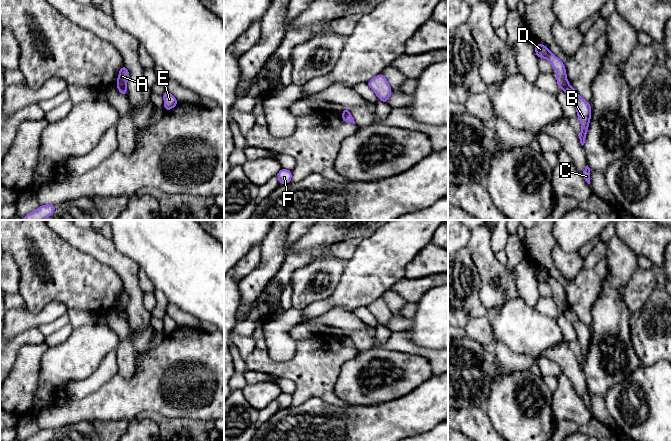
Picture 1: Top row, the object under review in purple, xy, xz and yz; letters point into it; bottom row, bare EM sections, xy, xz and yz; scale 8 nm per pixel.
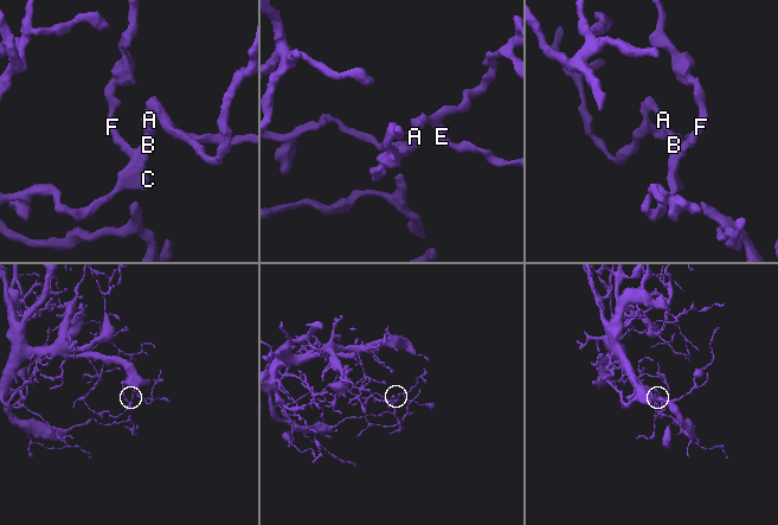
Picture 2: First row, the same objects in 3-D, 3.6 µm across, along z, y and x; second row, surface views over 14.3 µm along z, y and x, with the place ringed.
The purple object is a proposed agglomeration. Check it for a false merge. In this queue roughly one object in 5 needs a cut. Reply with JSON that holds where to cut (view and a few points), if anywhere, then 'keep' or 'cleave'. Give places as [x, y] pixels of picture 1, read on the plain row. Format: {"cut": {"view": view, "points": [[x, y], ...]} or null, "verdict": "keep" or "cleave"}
{"cut": {"view": "xy", "points": [[118, 309], [125, 310]]}, "verdict": "cleave"}

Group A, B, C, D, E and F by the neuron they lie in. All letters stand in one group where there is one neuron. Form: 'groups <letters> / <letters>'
groups A D E / B C F

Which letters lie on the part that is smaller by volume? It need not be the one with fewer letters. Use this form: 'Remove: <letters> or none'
Remove: A, D, E

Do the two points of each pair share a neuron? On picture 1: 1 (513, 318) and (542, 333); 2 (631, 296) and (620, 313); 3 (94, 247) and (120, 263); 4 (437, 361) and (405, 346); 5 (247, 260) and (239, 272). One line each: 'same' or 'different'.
1: same
2: different
3: same
4: same
5: same

